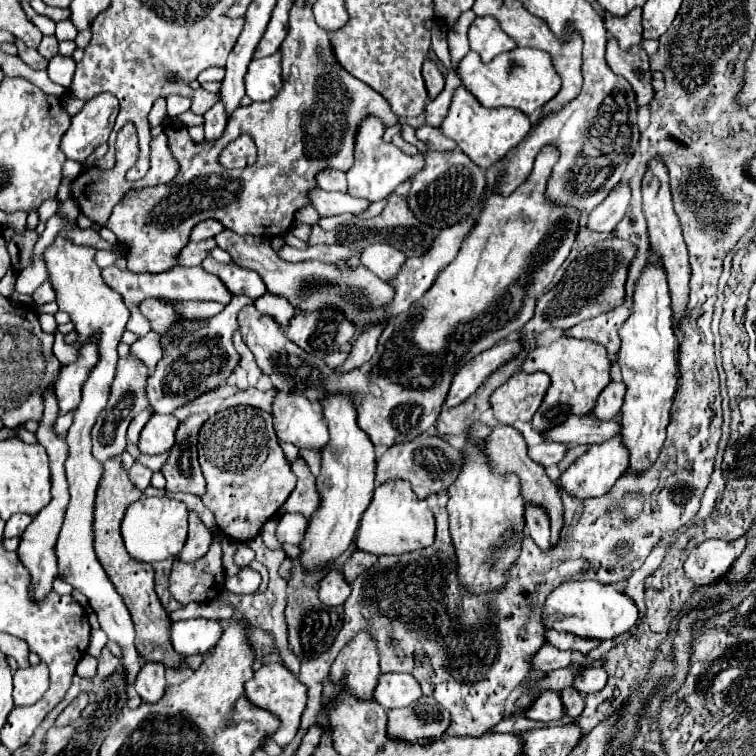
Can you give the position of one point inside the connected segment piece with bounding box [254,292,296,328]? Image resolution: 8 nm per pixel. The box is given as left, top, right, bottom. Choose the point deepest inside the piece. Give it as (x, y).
(277, 308)

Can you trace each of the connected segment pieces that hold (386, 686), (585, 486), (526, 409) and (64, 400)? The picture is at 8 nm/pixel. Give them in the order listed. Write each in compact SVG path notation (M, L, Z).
M394 672L380 674L378 686L374 690L374 700L386 710L410 706L420 696L422 696L422 690L420 690L420 684L414 680L414 676L394 674Z
M614 436L612 440L606 440L604 444L592 444L586 454L582 454L562 476L560 476L560 486L580 498L588 496L602 496L608 492L614 482L626 472L628 468L628 448L622 442L622 436Z
M546 372L524 374L508 378L490 396L490 406L498 424L514 424L516 420L530 422L538 410L546 390L550 386L550 376Z
M88 342L84 348L80 348L80 356L76 362L62 368L60 378L56 380L56 396L60 404L60 414L66 414L68 410L74 410L76 404L80 404L80 384L88 380L88 372L96 366L96 344Z

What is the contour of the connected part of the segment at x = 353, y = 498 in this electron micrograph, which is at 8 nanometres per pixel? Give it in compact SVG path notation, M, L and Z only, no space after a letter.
M330 392L326 400L320 402L324 418L330 428L330 440L322 448L322 470L316 478L316 488L320 492L320 508L316 516L312 516L304 540L300 542L300 562L306 572L316 572L322 566L332 564L350 544L358 530L360 518L368 508L376 478L376 454L374 444L370 442L368 434L360 430L356 422L356 406L352 402L352 394L348 392Z

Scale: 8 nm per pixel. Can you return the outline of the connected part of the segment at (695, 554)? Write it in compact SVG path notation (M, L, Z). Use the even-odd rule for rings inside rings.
M704 540L690 550L684 562L684 572L698 586L712 584L724 574L728 574L734 560L736 560L736 552L730 542Z

